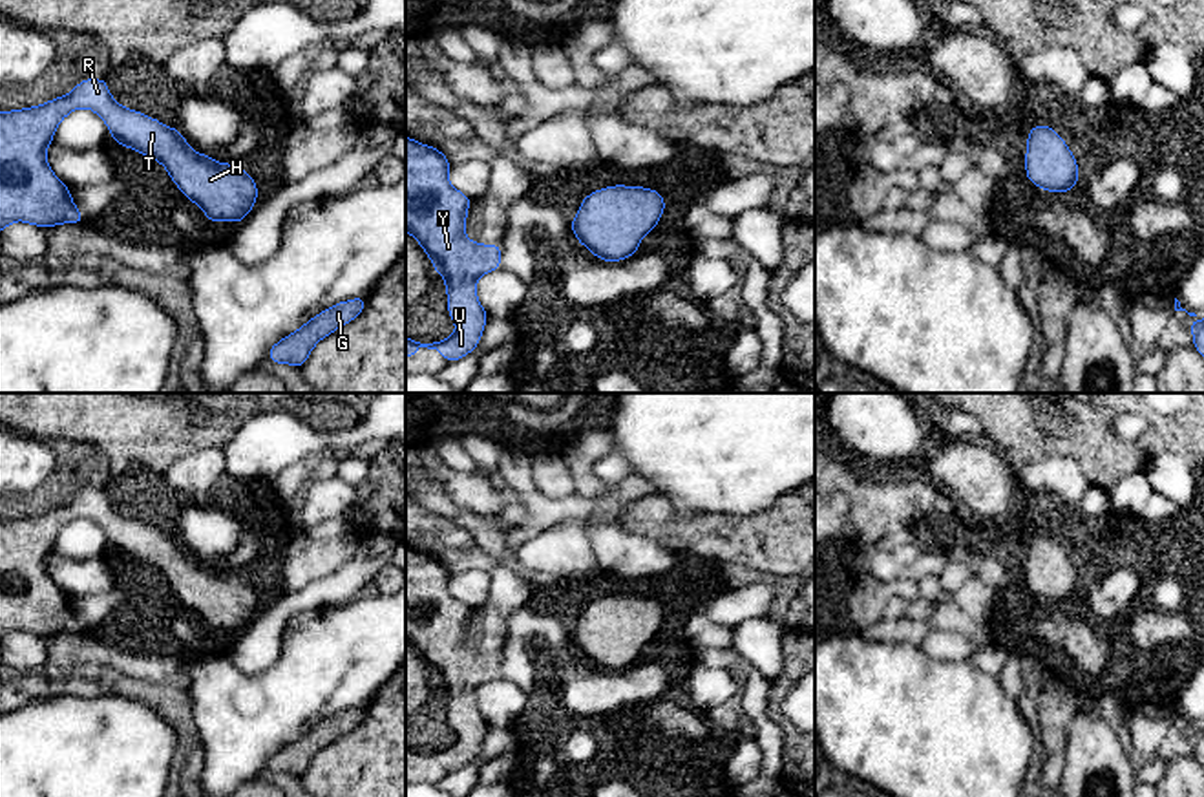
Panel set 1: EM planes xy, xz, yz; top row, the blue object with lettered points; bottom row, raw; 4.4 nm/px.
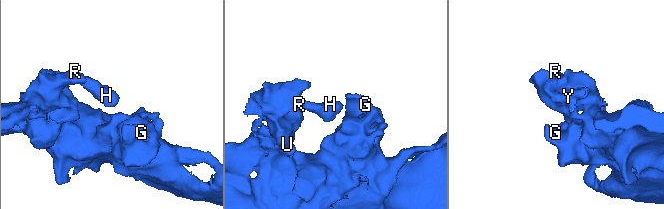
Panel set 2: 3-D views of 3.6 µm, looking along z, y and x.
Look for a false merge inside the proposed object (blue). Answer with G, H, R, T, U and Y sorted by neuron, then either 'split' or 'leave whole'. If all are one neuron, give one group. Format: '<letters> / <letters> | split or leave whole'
G H R T U Y | leave whole

